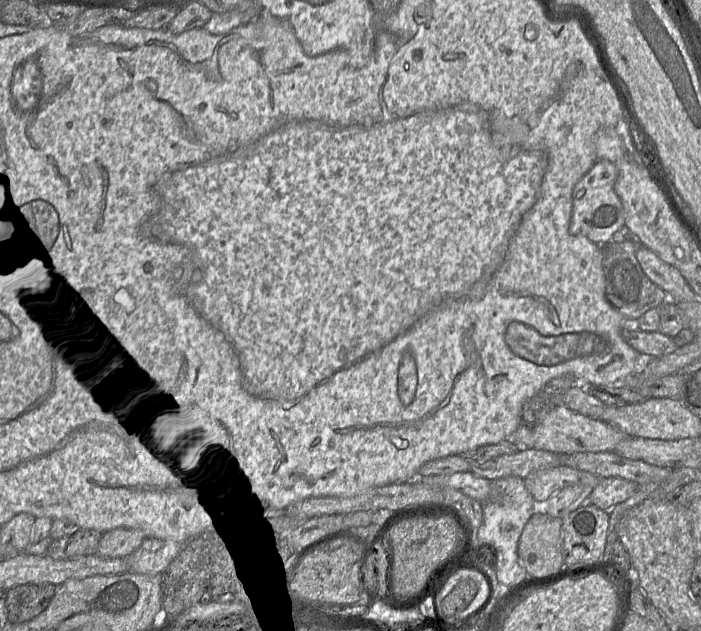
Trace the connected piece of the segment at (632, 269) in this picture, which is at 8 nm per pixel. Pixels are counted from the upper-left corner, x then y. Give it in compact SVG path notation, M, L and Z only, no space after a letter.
M633 239L600 244L603 254L605 296L619 313L629 319L638 319L648 310L659 307L669 299L667 293L655 285L643 272L635 255L637 243L639 242Z

